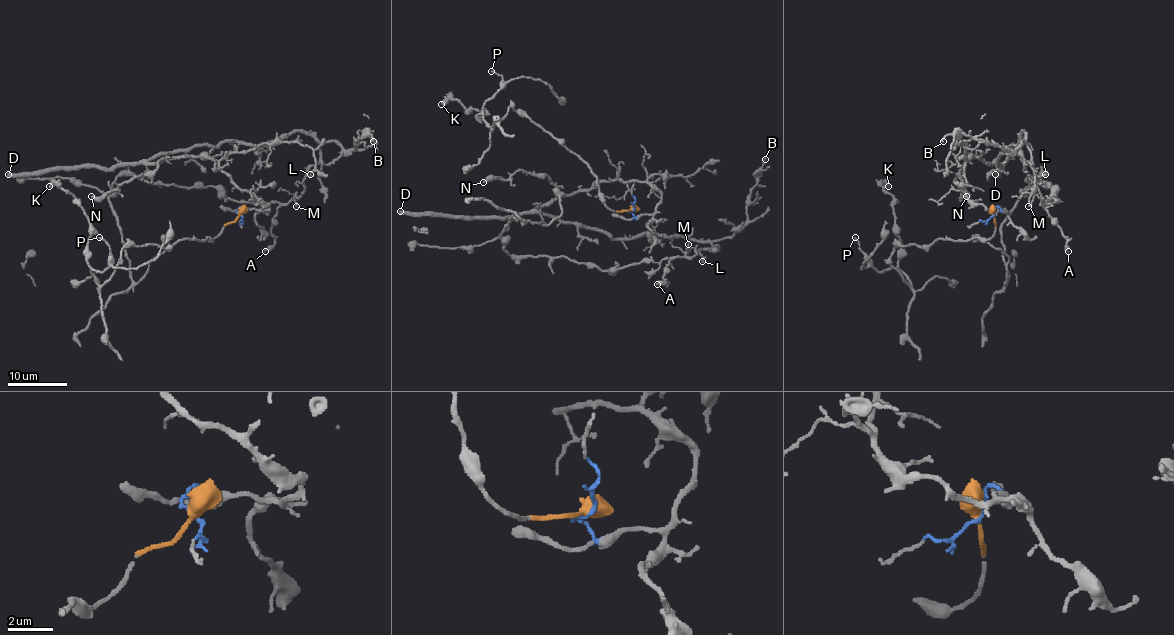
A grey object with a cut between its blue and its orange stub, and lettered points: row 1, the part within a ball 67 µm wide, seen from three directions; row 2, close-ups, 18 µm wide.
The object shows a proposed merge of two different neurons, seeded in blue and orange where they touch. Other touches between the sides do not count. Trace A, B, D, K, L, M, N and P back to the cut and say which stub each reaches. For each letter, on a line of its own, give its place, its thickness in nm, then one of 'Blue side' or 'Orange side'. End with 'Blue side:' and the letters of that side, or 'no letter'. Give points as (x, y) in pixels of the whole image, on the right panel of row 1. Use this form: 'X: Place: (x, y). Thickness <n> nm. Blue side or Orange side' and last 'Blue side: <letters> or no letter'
A: Place: (1068, 251). Thickness 320 nm. Blue side
B: Place: (943, 141). Thickness 90 nm. Blue side
D: Place: (995, 174). Thickness 460 nm. Blue side
K: Place: (888, 186). Thickness 440 nm. Orange side
L: Place: (1045, 174). Thickness 150 nm. Blue side
M: Place: (1028, 206). Thickness 120 nm. Blue side
N: Place: (966, 196). Thickness 220 nm. Blue side
P: Place: (855, 237). Thickness 130 nm. Orange side
Blue side: A, B, D, L, M, N

